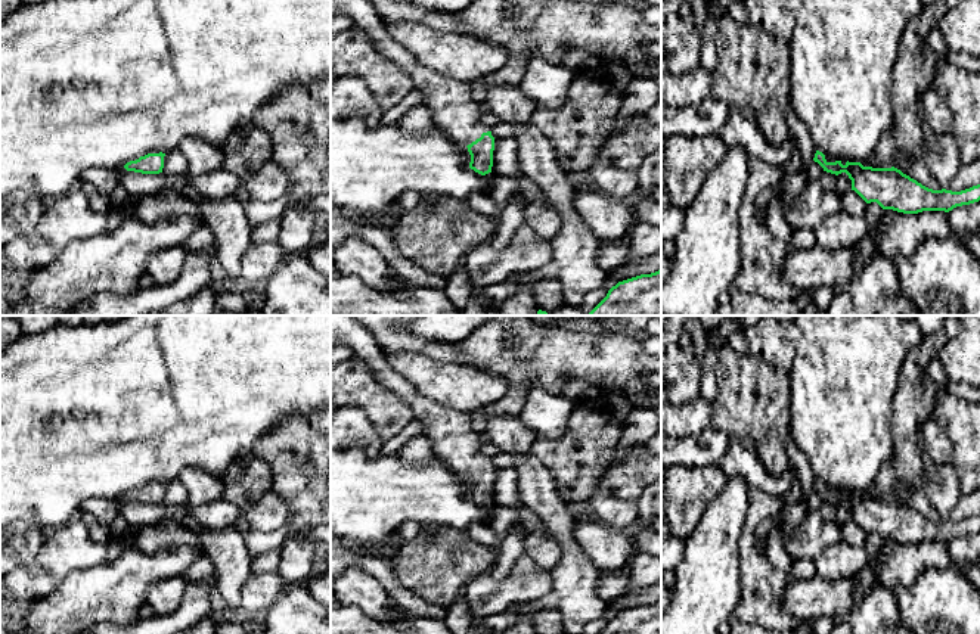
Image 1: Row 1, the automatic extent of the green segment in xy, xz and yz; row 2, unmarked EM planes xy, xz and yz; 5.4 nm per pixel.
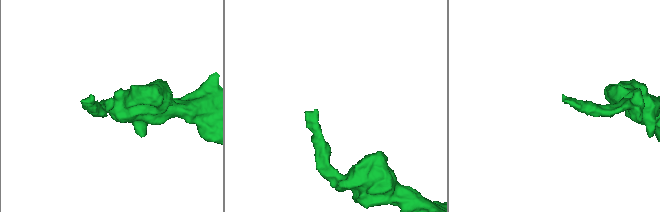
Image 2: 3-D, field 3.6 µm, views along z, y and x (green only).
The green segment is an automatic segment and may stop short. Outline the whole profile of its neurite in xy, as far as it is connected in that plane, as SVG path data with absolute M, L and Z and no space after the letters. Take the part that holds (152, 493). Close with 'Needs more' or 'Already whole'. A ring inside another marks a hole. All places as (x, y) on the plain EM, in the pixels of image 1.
M148 484L136 491L130 491L124 495L127 501L142 503L142 504L159 504L164 498L165 484Z. Already whole

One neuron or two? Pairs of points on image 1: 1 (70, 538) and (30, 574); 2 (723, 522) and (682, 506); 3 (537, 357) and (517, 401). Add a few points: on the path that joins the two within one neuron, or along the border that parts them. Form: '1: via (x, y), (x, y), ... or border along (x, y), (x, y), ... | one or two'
1: via (59, 549), (40, 568) | one
2: border along (722, 485), (685, 540) | two
3: via (527, 367), (521, 373), (518, 391) | one

